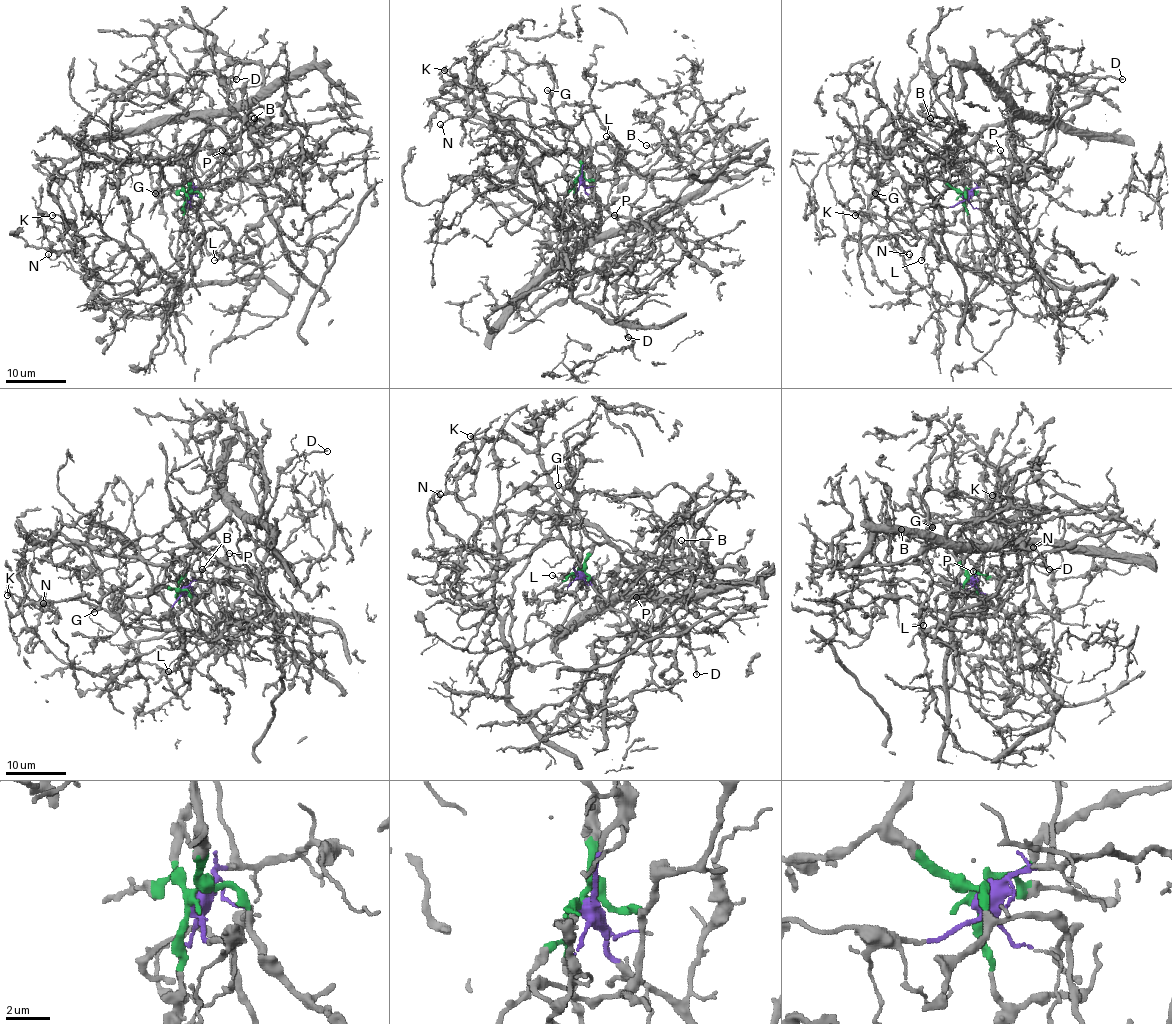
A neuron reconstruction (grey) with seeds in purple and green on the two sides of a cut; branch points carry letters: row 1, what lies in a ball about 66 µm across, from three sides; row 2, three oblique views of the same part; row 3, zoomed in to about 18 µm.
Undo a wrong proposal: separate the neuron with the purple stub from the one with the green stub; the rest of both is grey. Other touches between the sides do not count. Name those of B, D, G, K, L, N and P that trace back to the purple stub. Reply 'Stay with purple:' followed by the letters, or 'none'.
Stay with purple: B, D, P

